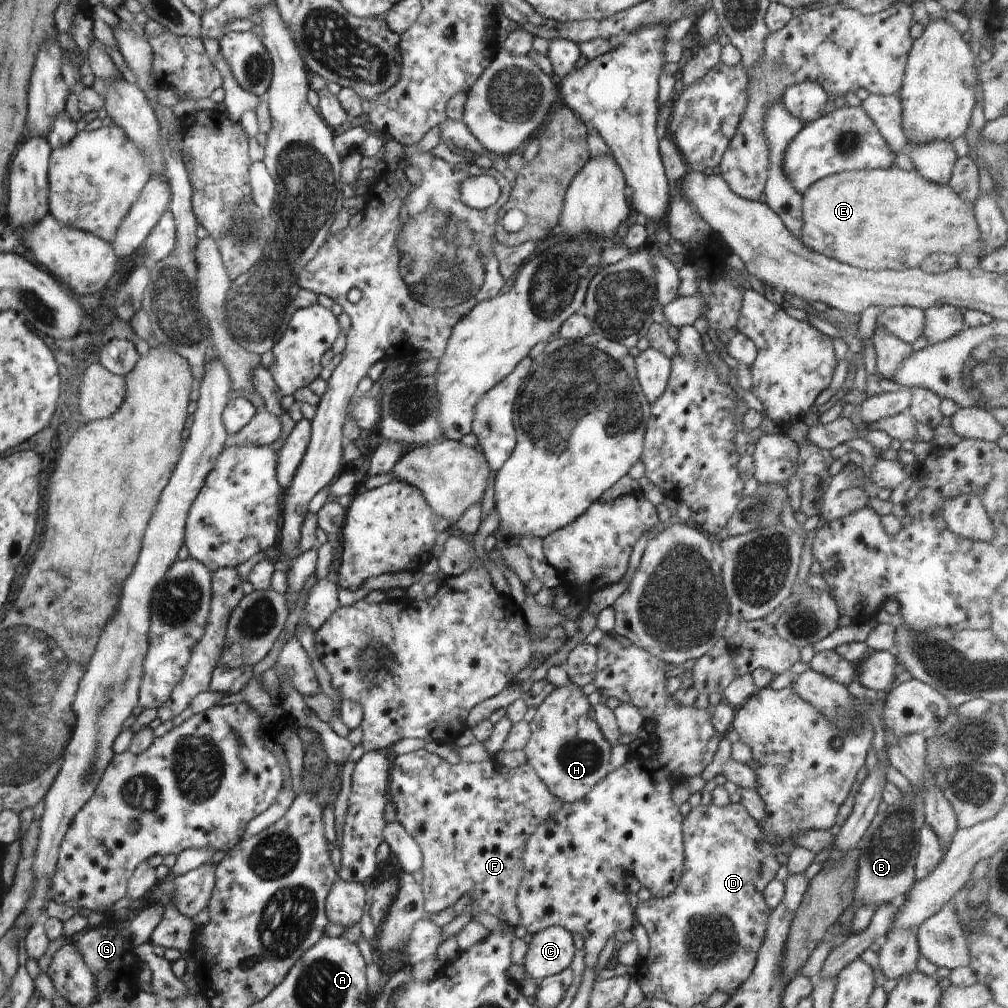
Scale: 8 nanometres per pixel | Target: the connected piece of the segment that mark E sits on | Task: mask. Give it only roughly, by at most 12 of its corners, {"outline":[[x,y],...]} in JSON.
{"outline":[[916,170],[804,192],[803,244],[867,271],[978,256],[973,205]]}

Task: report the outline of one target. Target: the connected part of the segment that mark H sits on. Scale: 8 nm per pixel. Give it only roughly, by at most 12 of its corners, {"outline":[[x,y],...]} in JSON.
{"outline":[[572,681],[535,708],[523,748],[563,803],[610,772],[611,744]]}

